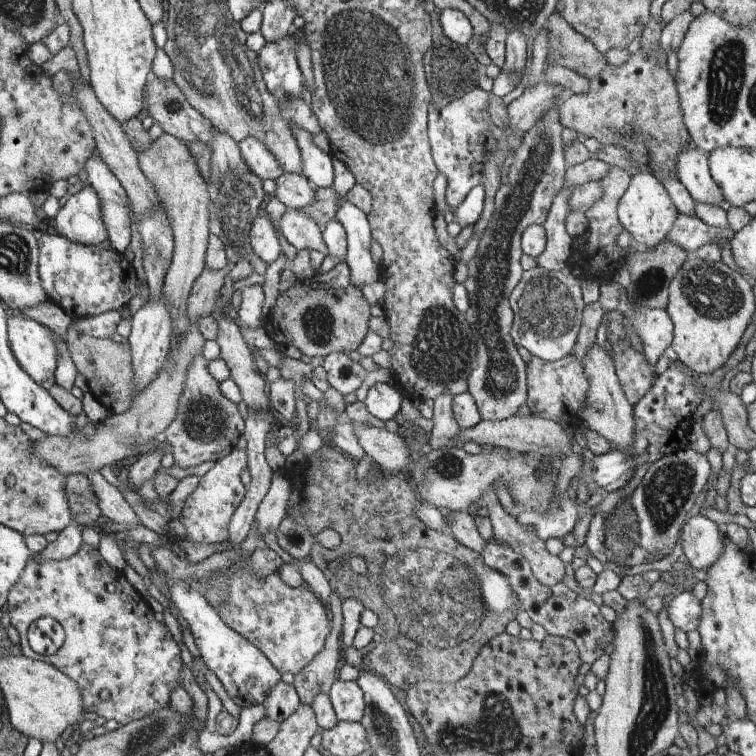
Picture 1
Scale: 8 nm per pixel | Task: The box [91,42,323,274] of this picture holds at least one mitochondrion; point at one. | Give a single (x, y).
(237, 194)

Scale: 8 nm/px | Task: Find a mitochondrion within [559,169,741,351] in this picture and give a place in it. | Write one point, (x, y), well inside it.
(649, 282)

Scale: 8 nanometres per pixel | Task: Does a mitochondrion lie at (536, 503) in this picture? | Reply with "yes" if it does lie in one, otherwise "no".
yes

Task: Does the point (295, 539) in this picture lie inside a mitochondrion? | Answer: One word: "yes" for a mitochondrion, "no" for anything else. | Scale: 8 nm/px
no

